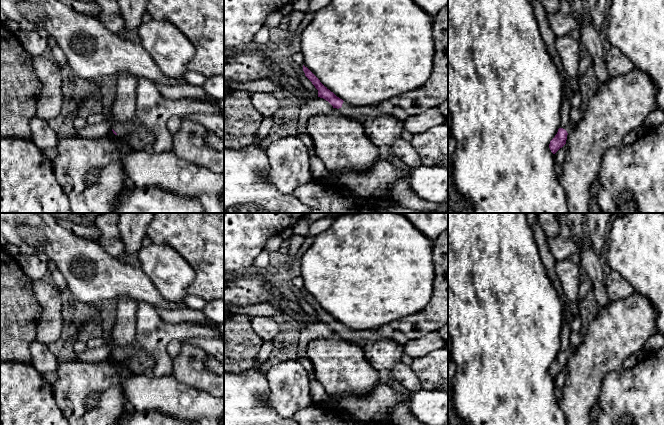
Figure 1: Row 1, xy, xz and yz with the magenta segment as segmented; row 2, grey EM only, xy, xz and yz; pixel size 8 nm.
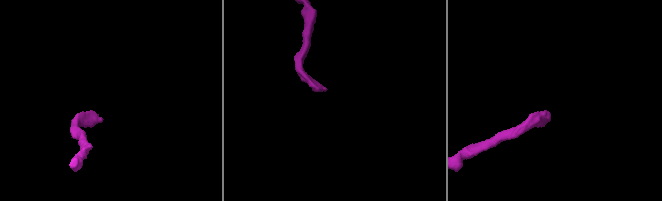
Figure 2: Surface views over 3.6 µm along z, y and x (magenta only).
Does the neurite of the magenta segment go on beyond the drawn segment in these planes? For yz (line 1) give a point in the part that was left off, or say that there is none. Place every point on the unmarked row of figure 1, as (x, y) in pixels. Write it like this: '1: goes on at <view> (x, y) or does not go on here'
1: goes on at yz (569, 351)

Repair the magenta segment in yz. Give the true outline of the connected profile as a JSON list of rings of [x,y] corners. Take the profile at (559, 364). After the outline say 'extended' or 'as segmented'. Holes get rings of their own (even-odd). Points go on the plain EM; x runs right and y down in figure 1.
[[[569,347],[564,352],[559,352],[555,361],[550,365],[549,372],[553,378],[555,378],[560,372],[566,368],[568,357],[575,351],[575,349]]]; extended

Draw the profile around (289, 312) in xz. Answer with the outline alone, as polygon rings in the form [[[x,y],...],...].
[[[283,301],[279,303],[278,307],[284,312],[289,321],[299,328],[299,330],[304,330],[307,327],[308,324],[299,321],[296,317],[296,312],[289,306],[287,306]]]

